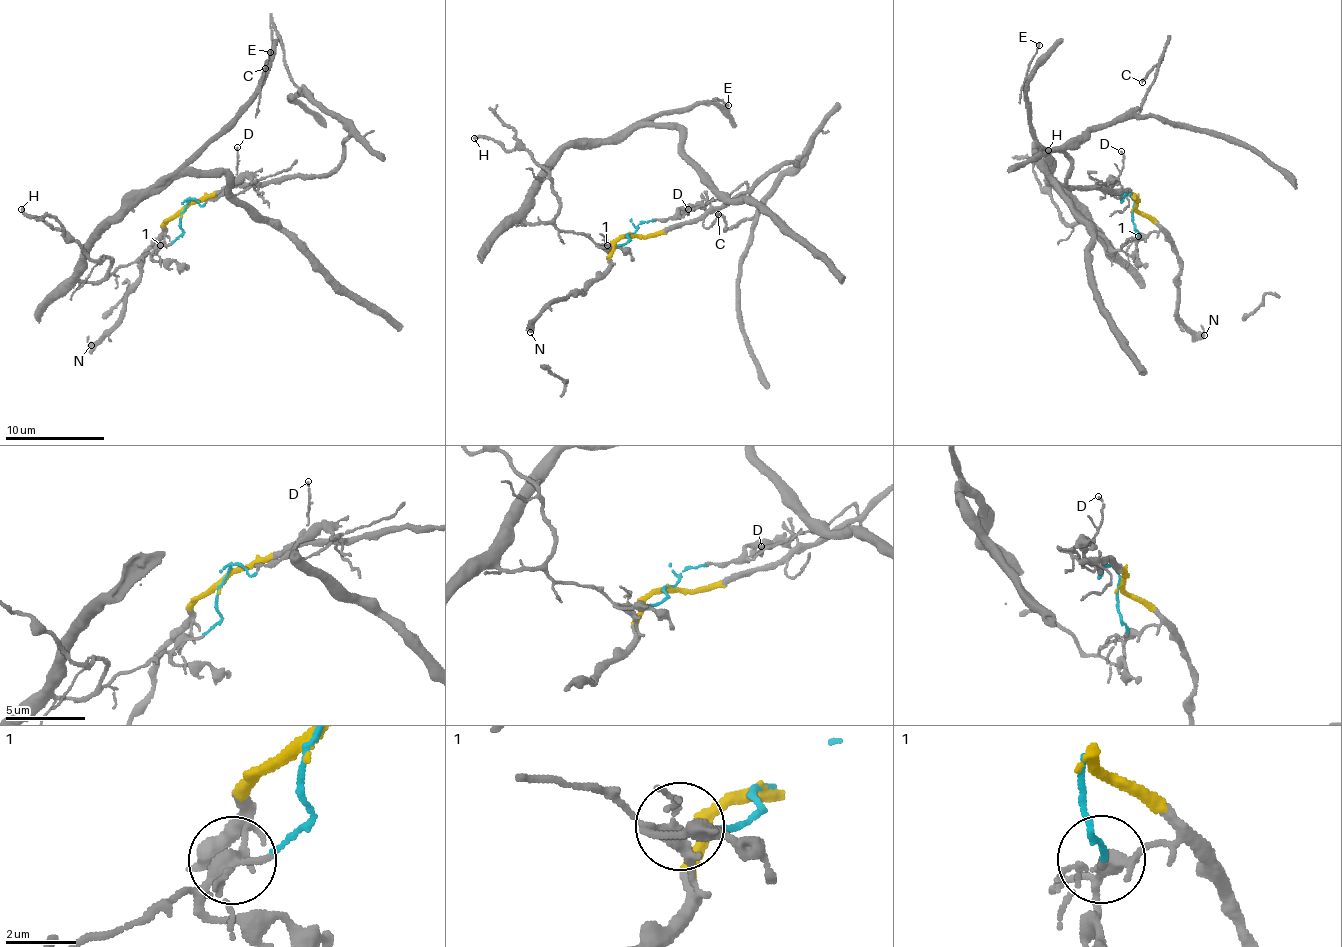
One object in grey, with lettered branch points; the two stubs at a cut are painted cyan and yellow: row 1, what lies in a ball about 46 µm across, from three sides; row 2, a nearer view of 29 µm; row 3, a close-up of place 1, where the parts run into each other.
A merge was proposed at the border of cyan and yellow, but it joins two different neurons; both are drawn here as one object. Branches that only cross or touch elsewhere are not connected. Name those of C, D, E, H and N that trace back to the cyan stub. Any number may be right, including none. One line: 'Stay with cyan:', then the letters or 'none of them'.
Stay with cyan: D, E, H

